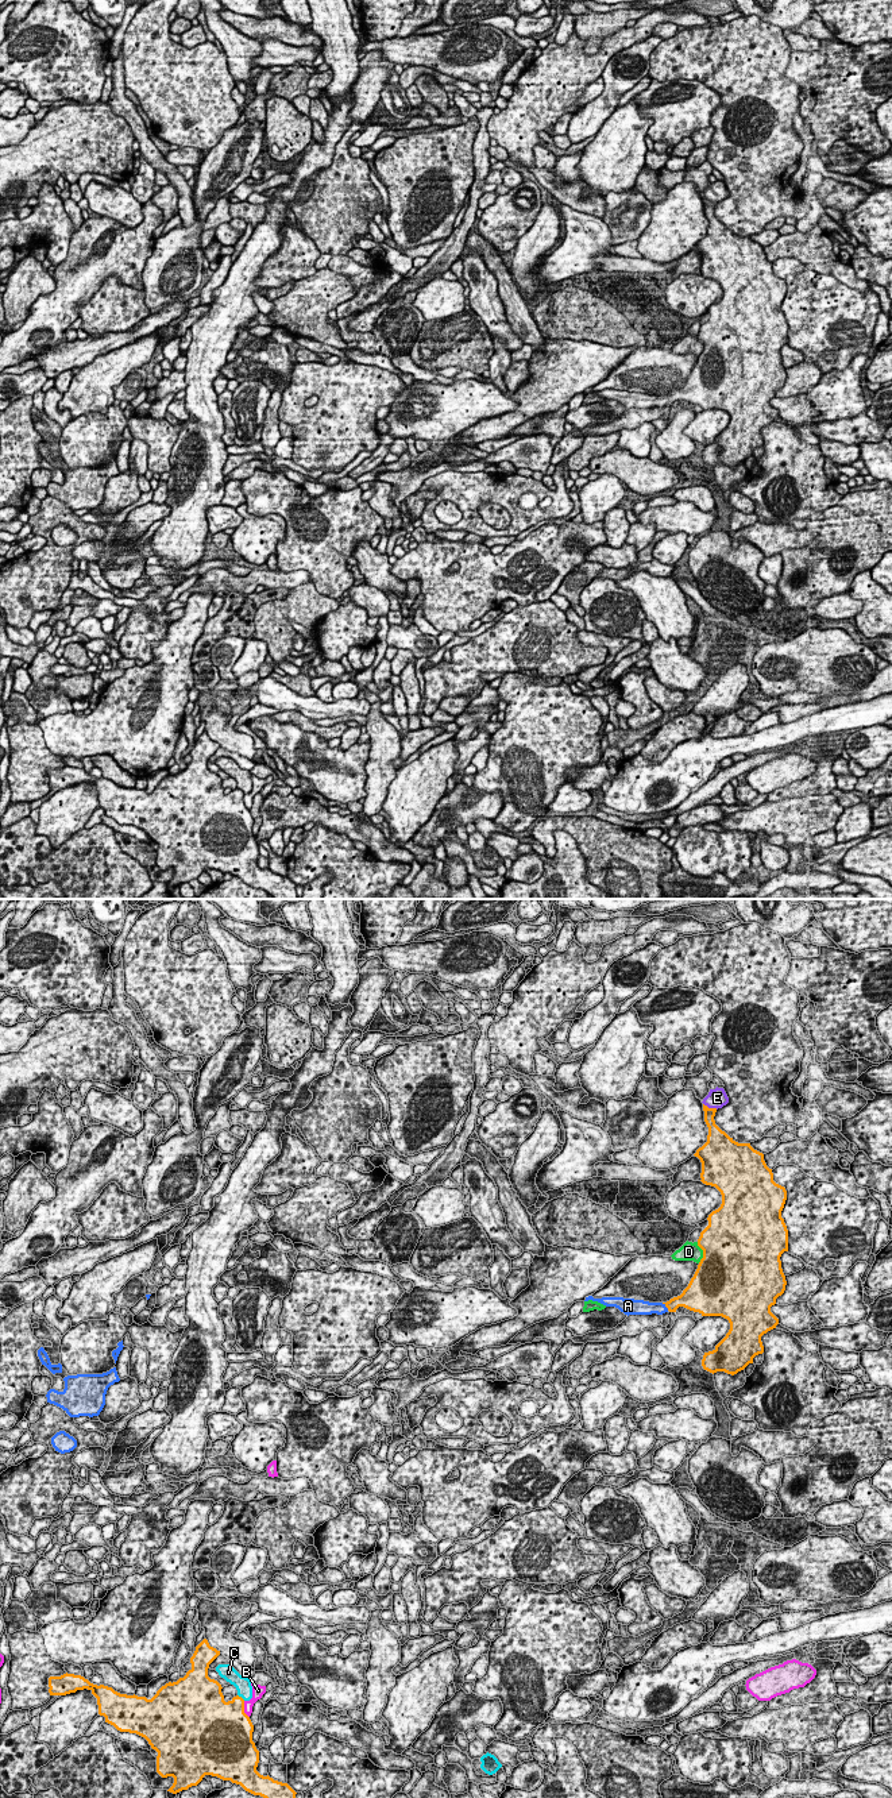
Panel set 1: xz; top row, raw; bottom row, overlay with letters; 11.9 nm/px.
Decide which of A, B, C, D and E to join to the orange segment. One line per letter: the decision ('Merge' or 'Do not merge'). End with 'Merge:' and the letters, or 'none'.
A: Merge
B: Do not merge
C: Do not merge
D: Do not merge
E: Do not merge
Merge: A

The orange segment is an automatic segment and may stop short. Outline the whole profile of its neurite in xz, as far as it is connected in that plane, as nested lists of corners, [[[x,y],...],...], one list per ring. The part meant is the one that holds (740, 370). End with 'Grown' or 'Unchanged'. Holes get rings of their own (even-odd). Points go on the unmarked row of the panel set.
[[[703,197],[703,204],[708,220],[707,235],[694,248],[702,255],[700,274],[721,285],[722,297],[708,308],[708,319],[700,325],[698,339],[703,343],[703,351],[688,379],[667,396],[592,389],[584,394],[615,400],[628,409],[663,408],[668,404],[676,405],[679,400],[702,409],[722,409],[729,413],[730,423],[713,444],[704,445],[702,459],[713,467],[725,464],[734,468],[764,445],[761,429],[779,417],[771,400],[787,378],[780,354],[781,347],[788,344],[788,323],[781,310],[787,283],[773,274],[772,262],[766,259],[762,246],[750,236],[735,235],[715,217],[717,201]]]. Grown

